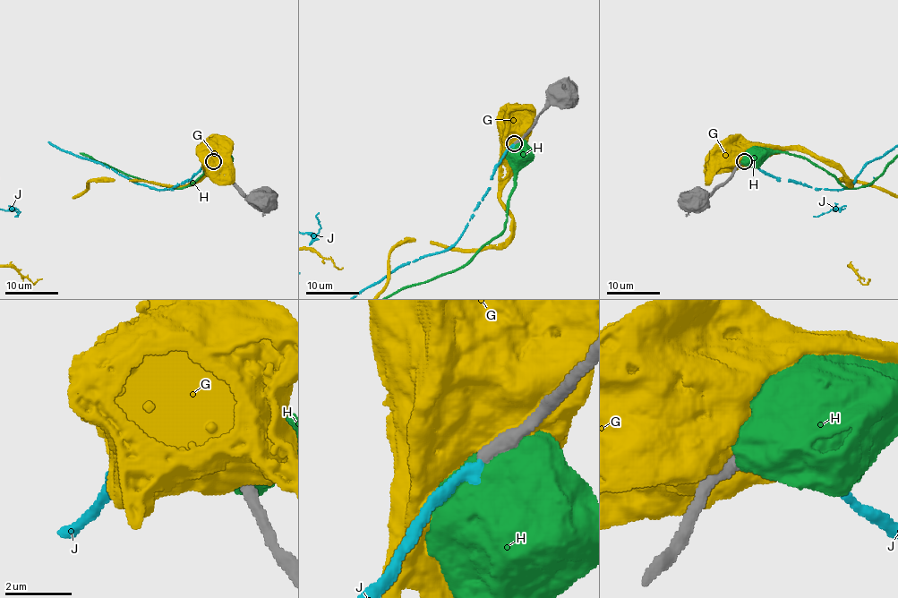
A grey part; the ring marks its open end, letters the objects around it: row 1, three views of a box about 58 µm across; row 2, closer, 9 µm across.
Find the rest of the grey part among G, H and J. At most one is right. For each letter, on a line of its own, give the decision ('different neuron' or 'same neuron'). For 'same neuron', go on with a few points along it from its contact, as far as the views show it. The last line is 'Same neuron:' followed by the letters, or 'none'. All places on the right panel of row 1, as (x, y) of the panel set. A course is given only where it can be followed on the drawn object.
G: different neuron
H: different neuron
J: same neuron
Same neuron: J

